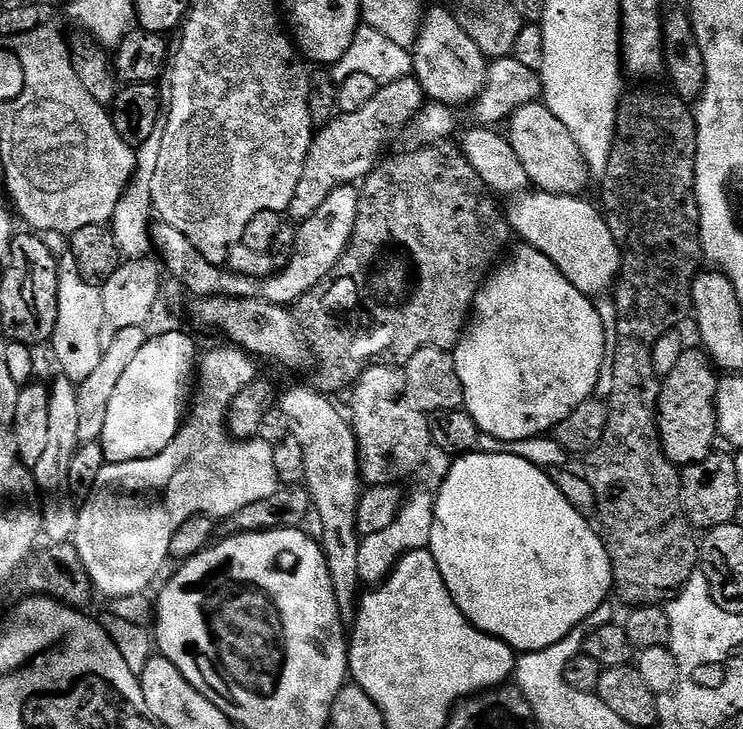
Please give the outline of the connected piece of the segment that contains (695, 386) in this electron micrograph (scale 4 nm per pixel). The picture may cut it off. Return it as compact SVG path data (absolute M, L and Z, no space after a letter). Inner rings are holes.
M685 350L682 358L678 358L678 366L674 366L674 370L670 370L670 374L663 377L660 385L660 398L656 402L656 430L660 437L660 447L664 449L668 461L677 466L702 462L706 457L713 455L715 448L712 447L718 444L716 430L718 372L708 356L703 351L697 351Z

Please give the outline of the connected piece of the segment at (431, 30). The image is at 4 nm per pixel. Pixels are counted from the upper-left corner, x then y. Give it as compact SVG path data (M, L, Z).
M429 7L412 47L413 75L423 87L425 95L437 104L471 105L488 83L489 59L478 50L470 34L458 26L455 15L444 8Z

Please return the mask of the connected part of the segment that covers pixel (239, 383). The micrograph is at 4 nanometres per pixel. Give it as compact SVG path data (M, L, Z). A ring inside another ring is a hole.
M236 346L224 347L228 348L216 348L213 352L206 353L205 356L203 353L202 359L198 364L198 383L194 388L194 399L191 401L190 411L187 413L184 423L180 425L180 433L172 439L170 446L166 446L166 450L162 450L157 456L151 456L145 460L122 462L121 464L105 463L102 474L98 474L98 482L94 482L94 490L90 490L90 494L83 497L81 504L84 505L79 505L76 513L76 532L72 536L71 543L76 545L80 565L92 581L93 589L99 595L101 592L104 596L136 596L139 592L146 591L148 583L159 574L160 567L166 562L169 563L170 557L168 551L170 550L170 538L174 538L175 532L178 531L178 526L182 526L182 522L186 522L186 518L194 518L195 516L211 516L213 518L229 517L244 506L248 506L252 502L259 502L262 499L270 498L278 491L278 481L276 471L274 470L273 445L267 444L265 440L259 438L234 440L228 435L226 421L230 402L234 402L234 398L238 398L241 390L257 379L258 372L256 372L255 366L251 364L253 361L250 359L249 353Z

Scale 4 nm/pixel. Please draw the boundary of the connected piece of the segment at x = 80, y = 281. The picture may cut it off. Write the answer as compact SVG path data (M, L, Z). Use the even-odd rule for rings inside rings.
M61 251L58 256L58 322L54 326L54 334L50 341L50 349L56 355L59 371L79 385L90 378L100 361L102 351L102 337L100 331L104 325L104 311L102 310L102 294L95 283L84 279L78 270L78 262L74 262L71 251Z

